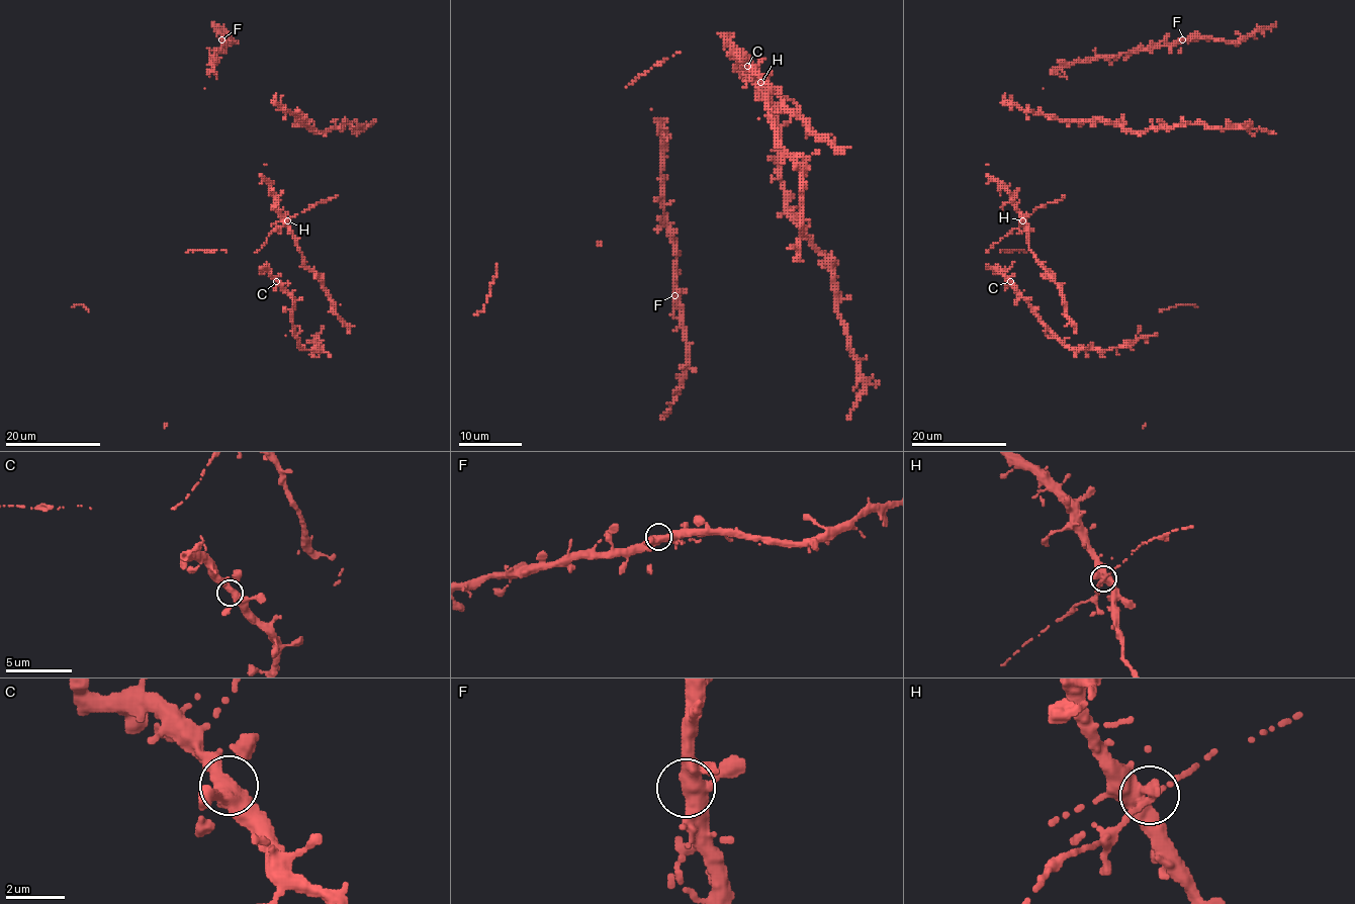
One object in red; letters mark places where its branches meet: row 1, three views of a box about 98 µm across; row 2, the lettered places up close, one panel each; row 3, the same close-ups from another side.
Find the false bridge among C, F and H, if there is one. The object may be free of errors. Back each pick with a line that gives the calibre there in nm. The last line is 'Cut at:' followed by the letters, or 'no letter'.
Cut at: no letter

